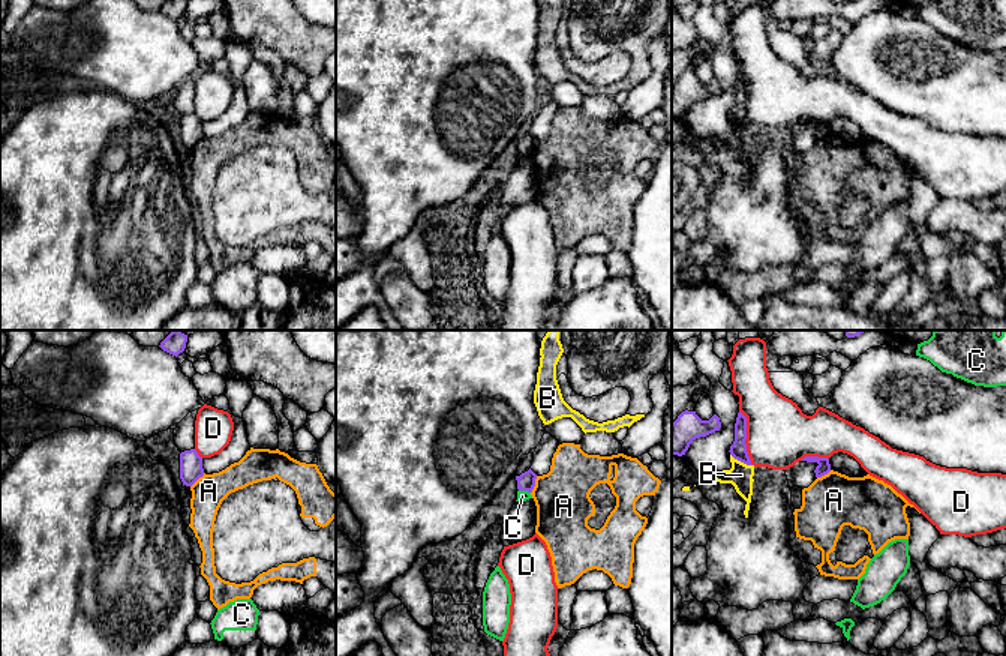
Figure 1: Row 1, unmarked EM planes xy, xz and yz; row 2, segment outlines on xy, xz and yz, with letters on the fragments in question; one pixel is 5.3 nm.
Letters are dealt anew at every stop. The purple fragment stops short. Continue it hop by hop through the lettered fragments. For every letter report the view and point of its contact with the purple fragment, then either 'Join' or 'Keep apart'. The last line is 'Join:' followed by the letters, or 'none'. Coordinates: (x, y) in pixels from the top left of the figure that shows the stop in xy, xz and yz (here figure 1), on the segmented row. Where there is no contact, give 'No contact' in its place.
A: Touches purple at xz (534, 485). Keep apart
B: Touches purple at yz (741, 461). Keep apart
C: Touches purple at xz (525, 490). Keep apart
D: Touches purple at yz (745, 437). Keep apart
Join: none

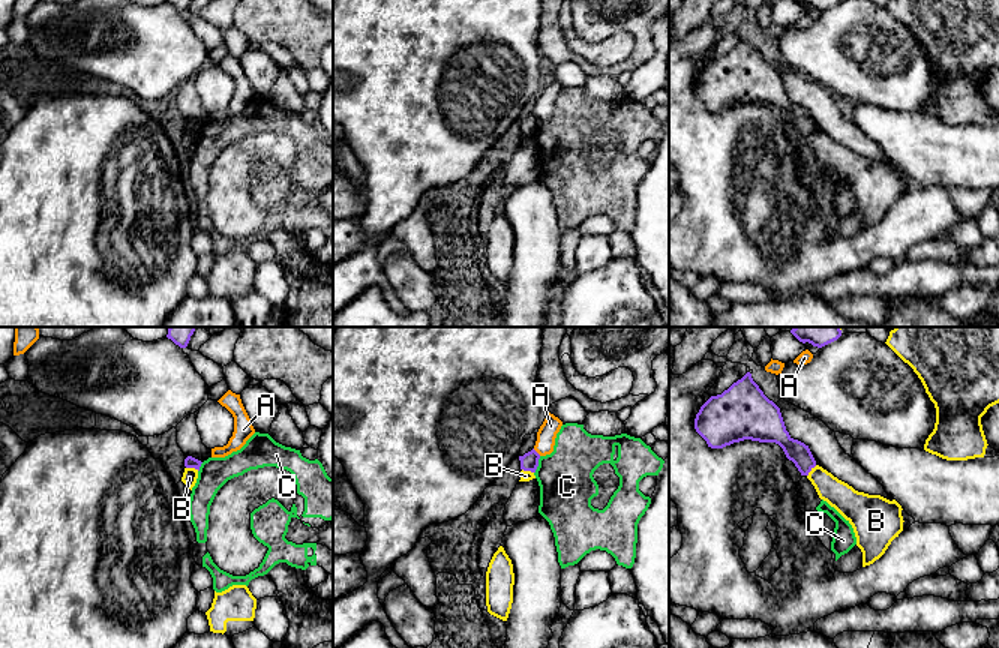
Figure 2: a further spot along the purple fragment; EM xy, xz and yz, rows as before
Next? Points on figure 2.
A: Touches purple at xz (536, 452). Keep apart
B: Touches purple at xy (192, 467). Keep apart
C: Touches purple at xz (537, 465). Keep apart
Join: none

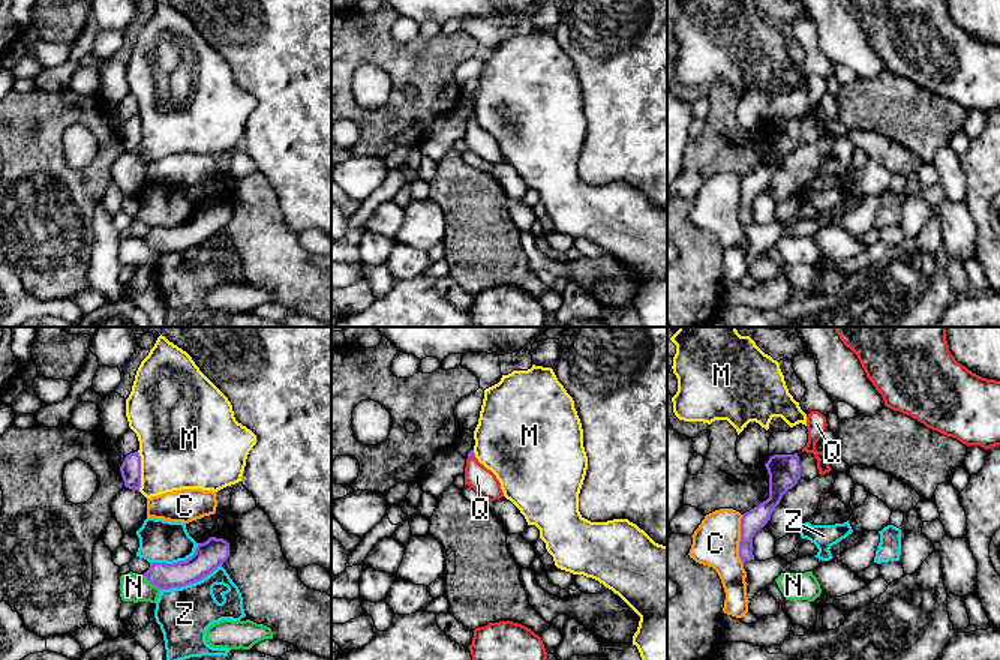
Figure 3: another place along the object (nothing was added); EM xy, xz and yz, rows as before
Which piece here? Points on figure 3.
C: Touches purple at yz (741, 539). Keep apart
M: Touches purple at xy (140, 471). Keep apart
N: Touches purple at xy (152, 582). Keep apart
Q: Touches purple at xz (471, 456). Join
Z: Touches purple at xy (191, 582). Keep apart
Join: Q

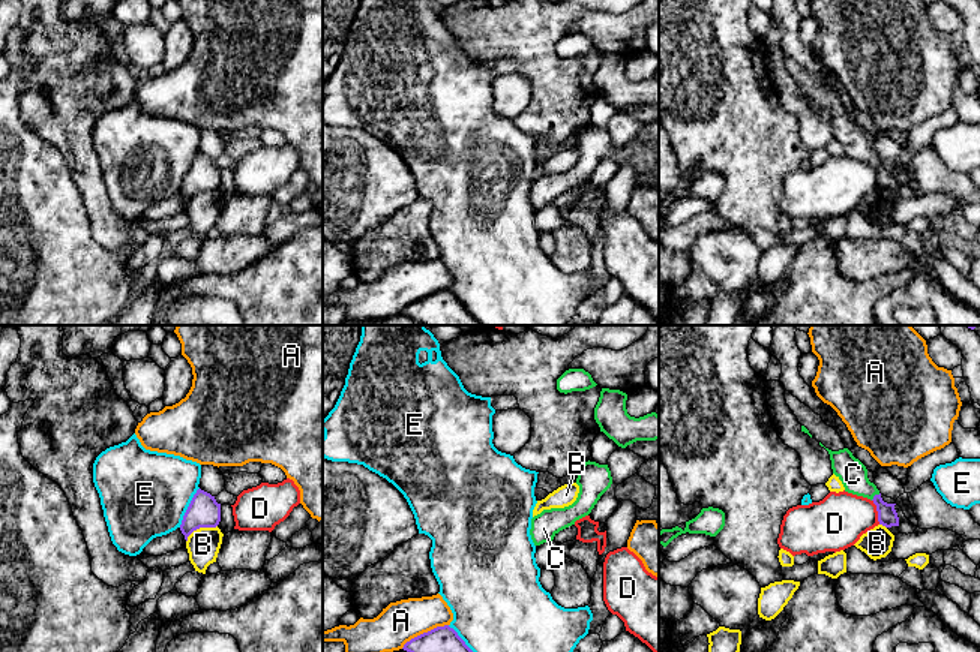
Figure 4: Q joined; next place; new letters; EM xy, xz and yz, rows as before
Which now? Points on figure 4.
A: Touches purple at xz (423, 633). Keep apart
B: Touches purple at xy (200, 526). Keep apart
C: Touches purple at yz (875, 495). Join
D: Touches purple at yz (877, 510). Keep apart
E: Touches purple at xy (188, 507). Keep apart
Join: C

